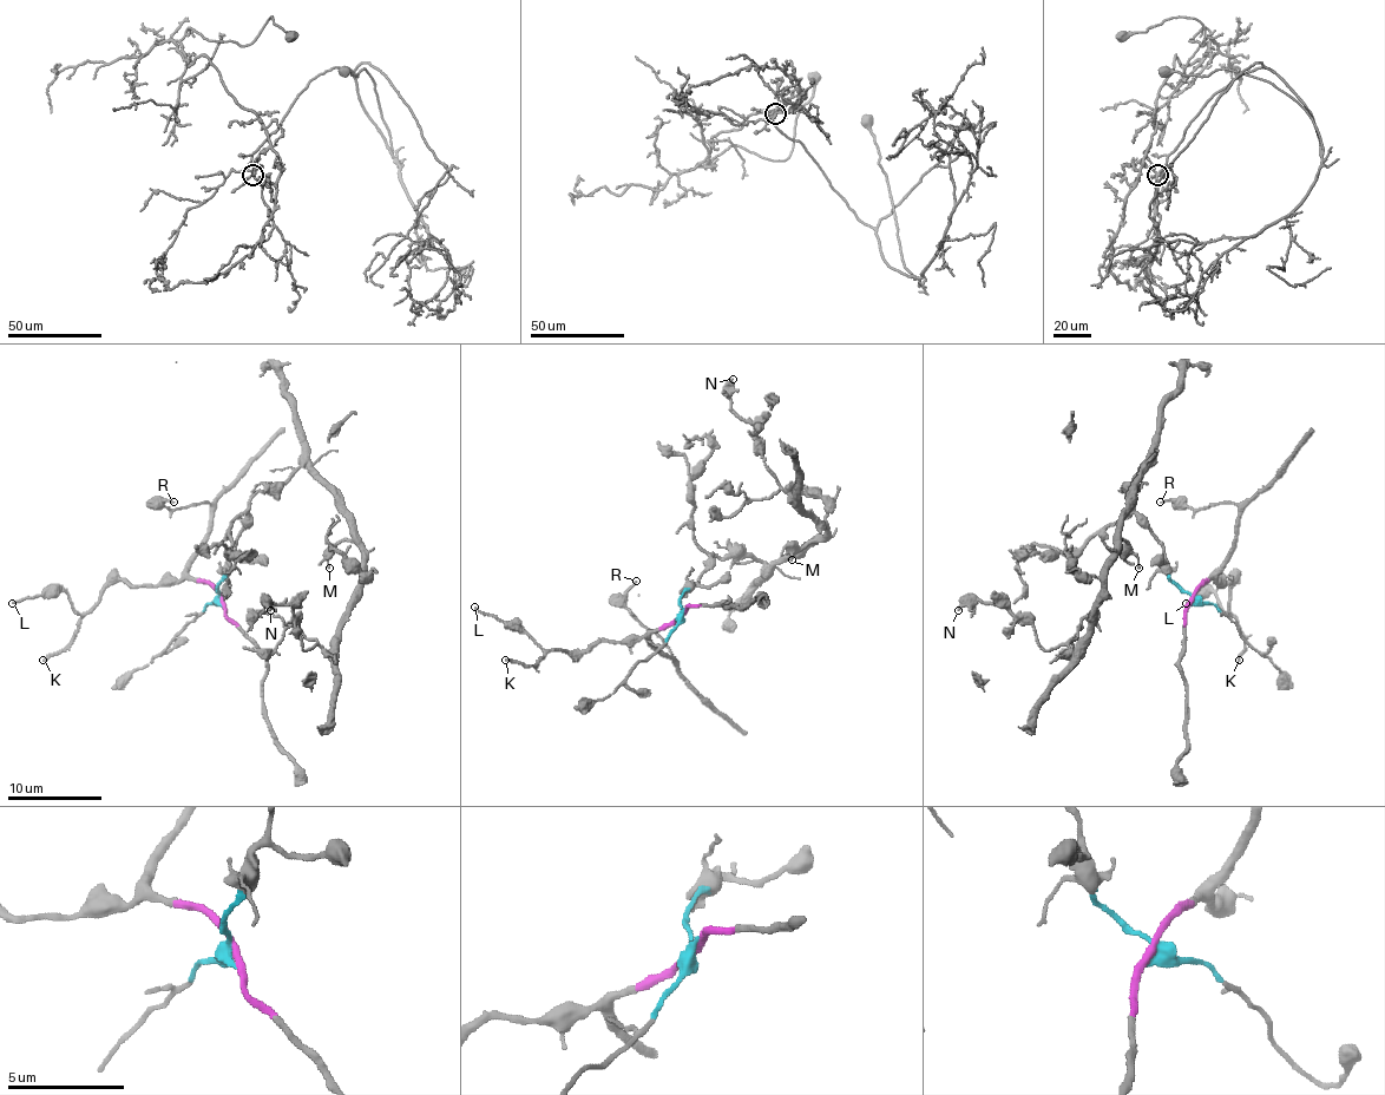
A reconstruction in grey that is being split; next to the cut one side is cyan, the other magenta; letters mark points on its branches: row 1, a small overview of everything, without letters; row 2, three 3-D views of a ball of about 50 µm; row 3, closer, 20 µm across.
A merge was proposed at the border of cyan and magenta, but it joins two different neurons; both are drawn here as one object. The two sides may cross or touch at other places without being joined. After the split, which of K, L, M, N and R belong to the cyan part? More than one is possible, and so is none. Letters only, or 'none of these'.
M, N

